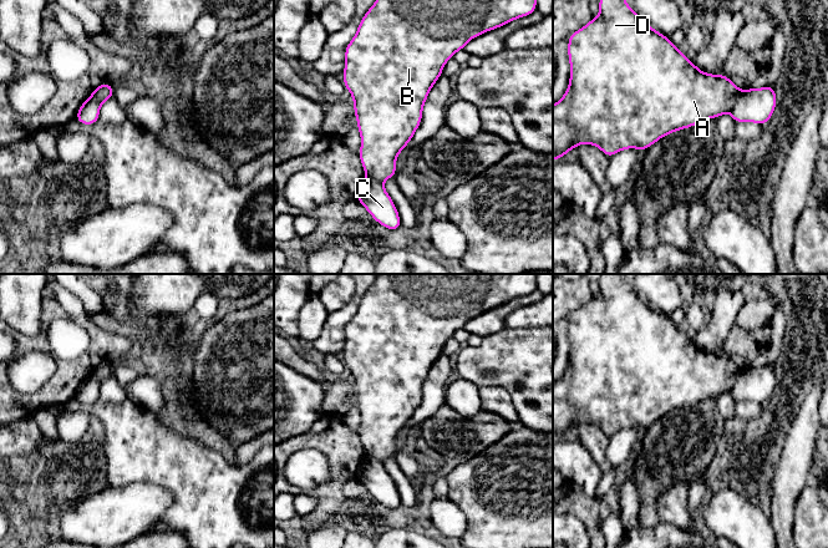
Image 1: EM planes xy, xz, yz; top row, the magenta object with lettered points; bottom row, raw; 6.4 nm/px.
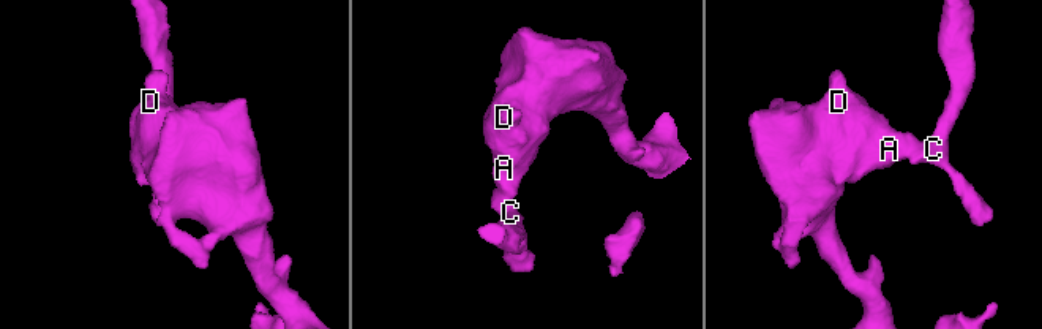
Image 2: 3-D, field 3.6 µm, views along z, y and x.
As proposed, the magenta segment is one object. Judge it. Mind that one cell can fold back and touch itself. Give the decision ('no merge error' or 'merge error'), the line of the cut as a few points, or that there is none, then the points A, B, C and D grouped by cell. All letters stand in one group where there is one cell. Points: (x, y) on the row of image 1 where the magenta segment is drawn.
merge error | yz (741, 91), (730, 110) | A B D / C

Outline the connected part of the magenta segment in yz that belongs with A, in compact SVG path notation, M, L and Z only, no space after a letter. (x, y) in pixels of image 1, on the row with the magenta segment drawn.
M599 0L599 16L591 19L584 27L570 34L568 41L568 57L570 64L569 86L562 100L553 105L553 161L564 158L564 154L581 143L593 144L601 149L606 157L613 157L621 149L637 148L646 151L664 136L675 131L690 128L705 120L718 118L732 110L741 90L726 75L706 73L696 67L680 49L676 49L671 39L650 27L646 21L633 10L625 0Z

